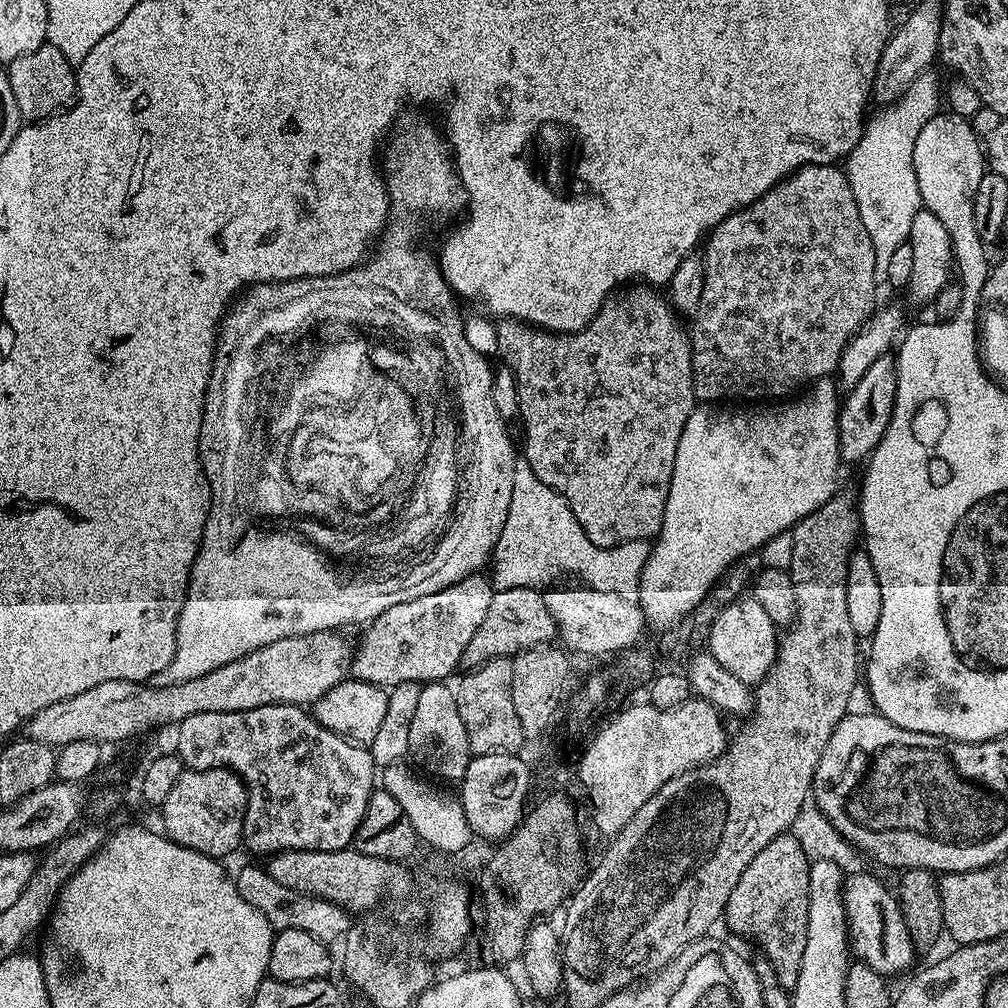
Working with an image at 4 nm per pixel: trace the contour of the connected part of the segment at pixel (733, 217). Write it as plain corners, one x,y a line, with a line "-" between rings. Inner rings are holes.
836,164
801,165
795,172
791,172
757,197
752,204
747,204
725,217
721,224
711,229
707,240
708,249
703,249
702,252
704,257
702,298
698,310
694,313
693,320
696,321
693,322
692,328
690,327
692,389
696,392
697,401
756,402
752,400
784,398
809,382
831,377
839,369
842,350
865,320
872,315
878,304
876,301
878,283
874,278
874,246
870,242
870,234
866,234
866,226
862,226
862,218
858,214
858,202
854,202
854,190
850,190
845,169

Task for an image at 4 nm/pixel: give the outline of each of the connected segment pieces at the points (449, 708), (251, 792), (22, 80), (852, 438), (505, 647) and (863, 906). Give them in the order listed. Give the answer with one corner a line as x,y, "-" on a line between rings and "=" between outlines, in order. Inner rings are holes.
428,682
421,687
418,707
413,720
410,721
408,756
417,769
425,768
420,770
437,781
459,782
464,779
466,766
473,755
470,742
466,738
466,726
462,726
462,717
458,714
456,693
447,683
=
271,704
241,712
190,714
190,718
180,721
175,732
174,752
185,769
230,768
247,784
248,805
242,841
245,849
271,854
286,850
342,850
351,845
362,814
366,814
366,802
374,791
372,779
375,776
377,779
378,769
365,745
328,730
307,707
=
45,43
30,54
7,61
10,90
14,90
14,102
18,102
21,117
28,122
47,120
67,109
76,96
76,68
73,61
62,54
53,44
=
885,354
879,356
866,369
866,374
858,378
854,387
847,389
840,406
840,458
845,465
867,461
868,457
882,442
882,434
886,434
886,426
892,417
894,410
894,398
896,397
895,355
=
502,588
492,593
490,610
486,610
486,618
482,618
482,626
474,630
474,638
466,645
466,650
460,659
460,668
471,670
493,660
498,656
515,657
517,652
524,652
527,648
536,648
539,644
552,644
557,639
557,628
550,610
546,608
544,592
534,588
=
856,872
843,881
842,899
851,955
885,978
893,978
899,972
907,973
918,949
912,942
897,897
870,873

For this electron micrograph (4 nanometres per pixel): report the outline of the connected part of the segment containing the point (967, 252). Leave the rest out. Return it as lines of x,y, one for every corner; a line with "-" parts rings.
949,110
937,113
934,118
932,118
929,122
926,122
926,125
922,126
922,130
918,132
918,137
915,138
914,170
915,177
916,179
918,179
918,188
921,205
925,208
925,211
934,214
934,216
938,218
940,222
942,222
943,226
946,227
947,232
950,234
953,265
956,273
956,282
959,284
961,288
961,302
964,306
966,306
966,311
968,311
969,314
978,318
980,314
980,308
978,306
979,304
982,304
985,282
986,278
988,277
989,270
991,268
991,263
990,260
987,260
986,258
986,252
988,252
987,245
984,245
984,243
982,242
981,236
978,234
978,228
976,225
974,225
974,194
977,193
978,185
986,171
986,159
981,139
978,140
971,124
972,122
967,117
954,114

